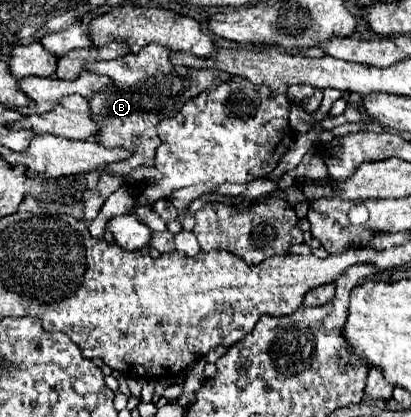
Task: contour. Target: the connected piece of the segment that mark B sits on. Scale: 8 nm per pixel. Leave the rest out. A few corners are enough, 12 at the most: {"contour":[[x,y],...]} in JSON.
{"contour":[[146,45],[90,63],[114,85],[90,101],[104,147],[132,149],[102,173],[154,165],[156,125],[206,89],[206,69]]}

